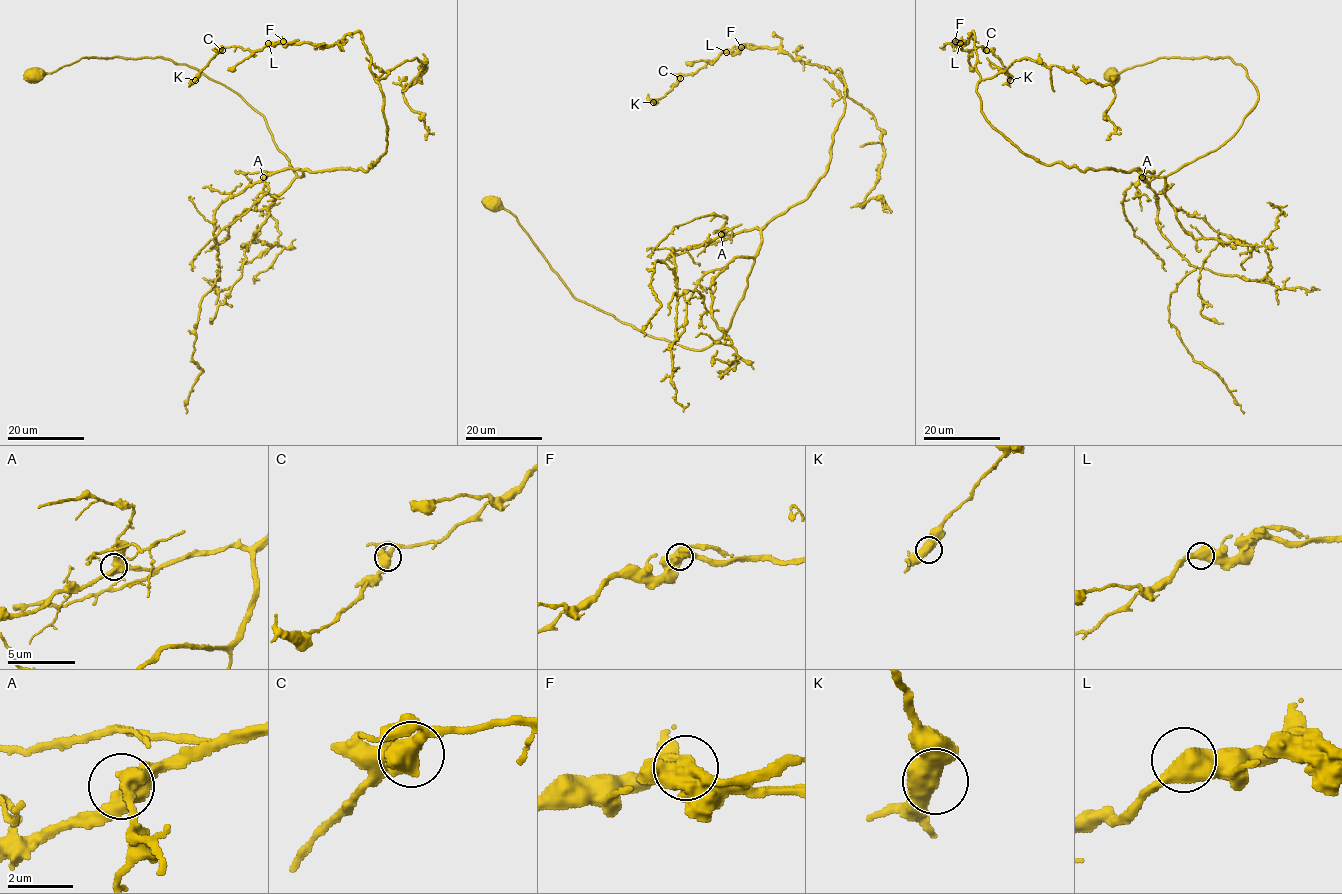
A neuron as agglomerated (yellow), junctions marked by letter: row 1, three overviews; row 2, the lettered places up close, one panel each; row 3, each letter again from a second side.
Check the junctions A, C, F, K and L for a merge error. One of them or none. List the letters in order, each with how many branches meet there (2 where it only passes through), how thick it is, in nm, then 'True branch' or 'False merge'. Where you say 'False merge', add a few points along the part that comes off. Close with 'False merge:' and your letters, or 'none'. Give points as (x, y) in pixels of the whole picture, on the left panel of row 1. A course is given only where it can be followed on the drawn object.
A: Branches: 3. Thickness 440 nm. True branch
C: Branches: 2. Thickness 600 nm. True branch
F: Branches: 2. Thickness 650 nm. False merge. Course of the part to remove: (283, 41), (268, 42), (260, 50), (225, 47), (190, 85)
K: Branches: 2. Thickness 650 nm. True branch
L: Branches: 2. Thickness 550 nm. True branch
False merge: F

